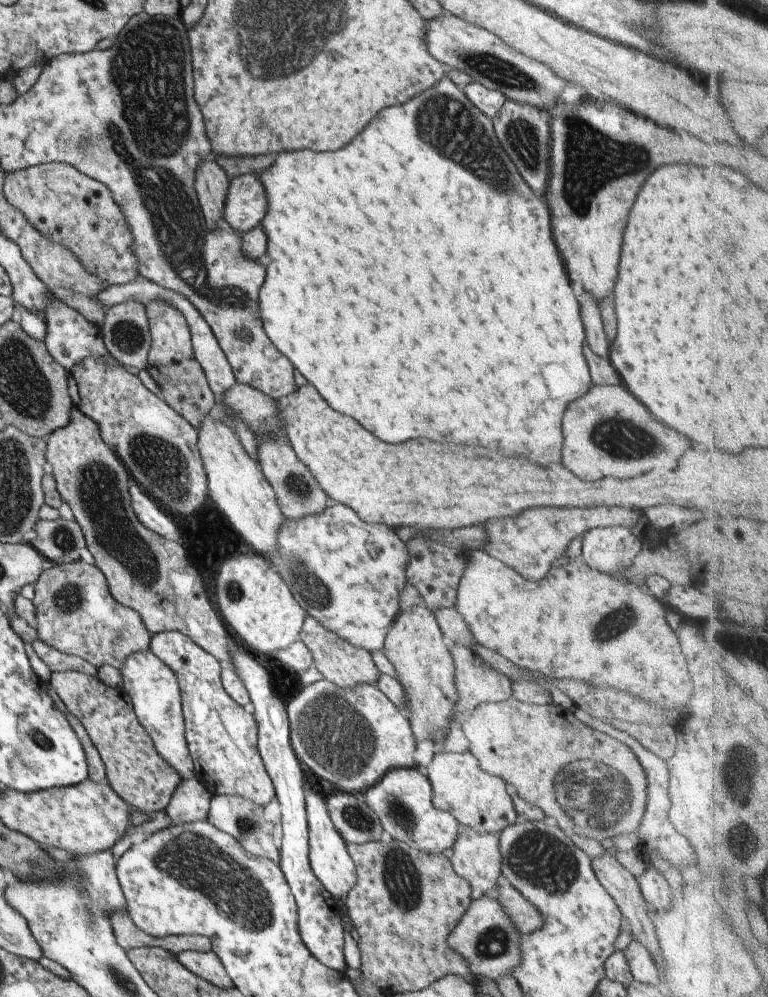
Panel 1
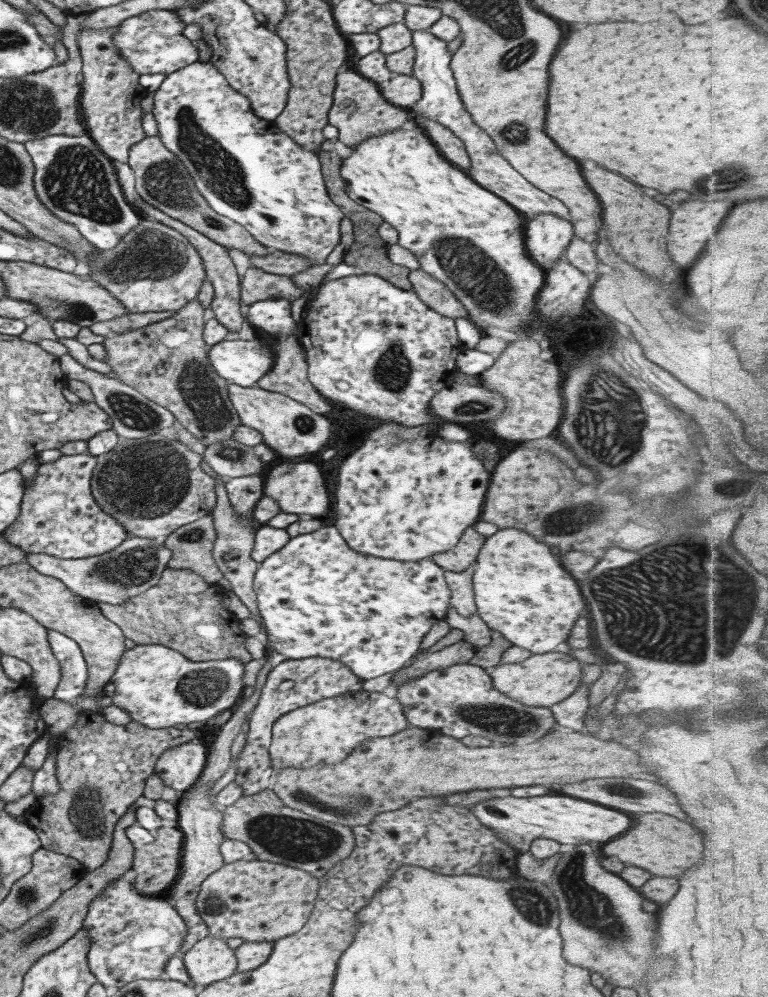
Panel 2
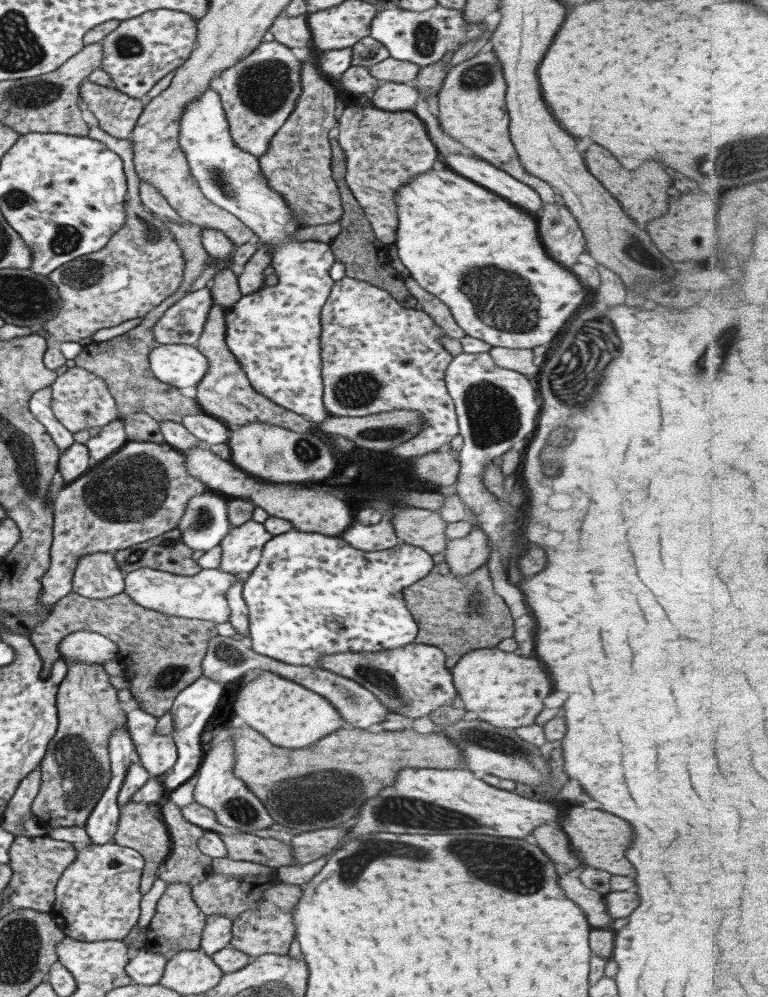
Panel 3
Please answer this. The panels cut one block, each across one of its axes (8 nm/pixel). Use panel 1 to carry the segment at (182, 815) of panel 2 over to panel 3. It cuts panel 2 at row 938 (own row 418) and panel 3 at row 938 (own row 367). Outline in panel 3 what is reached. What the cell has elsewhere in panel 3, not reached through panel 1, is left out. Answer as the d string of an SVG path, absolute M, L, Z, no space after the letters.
M169 881L164 894L158 900L156 913L148 925L144 950L162 954L166 959L171 959L175 953L180 951L199 950L204 925L206 925L206 915L193 899L192 886Z

